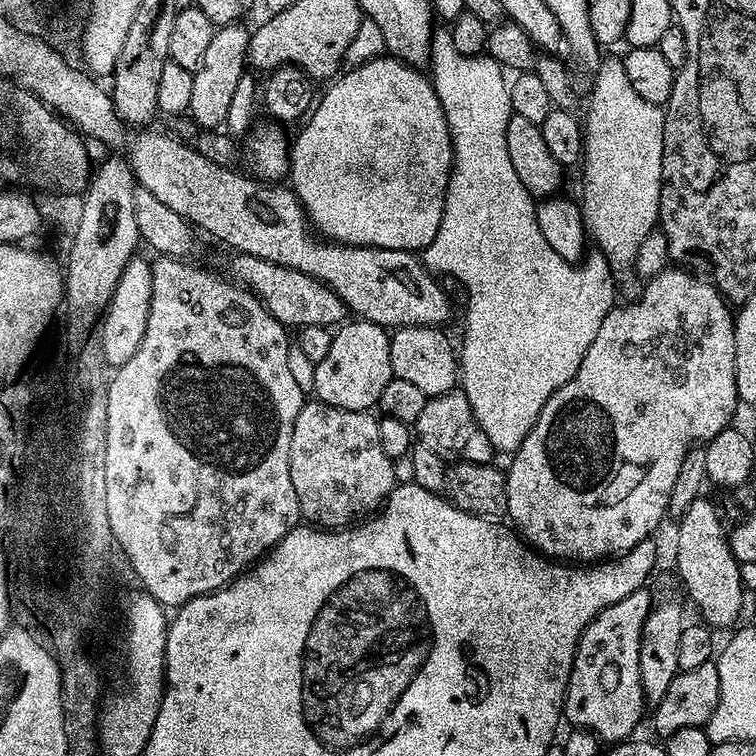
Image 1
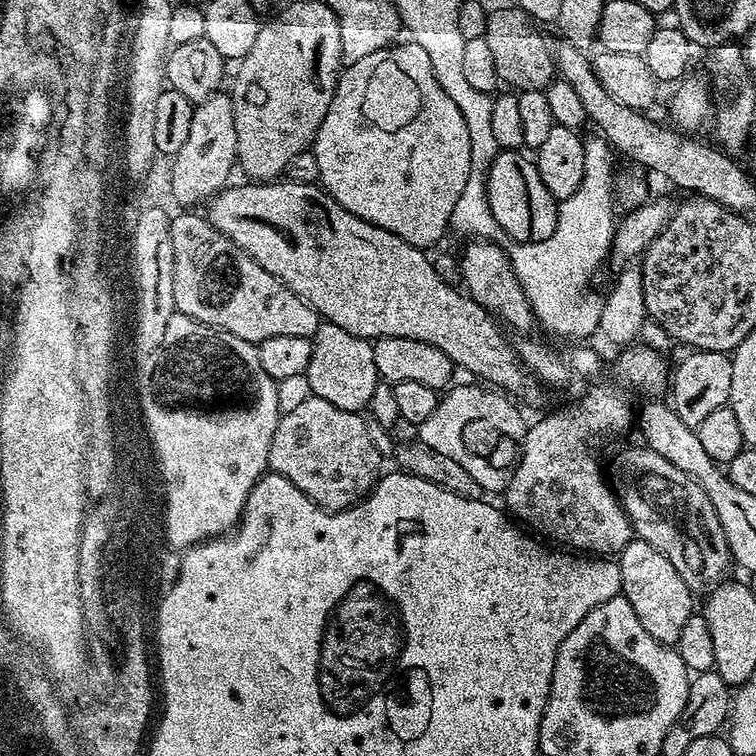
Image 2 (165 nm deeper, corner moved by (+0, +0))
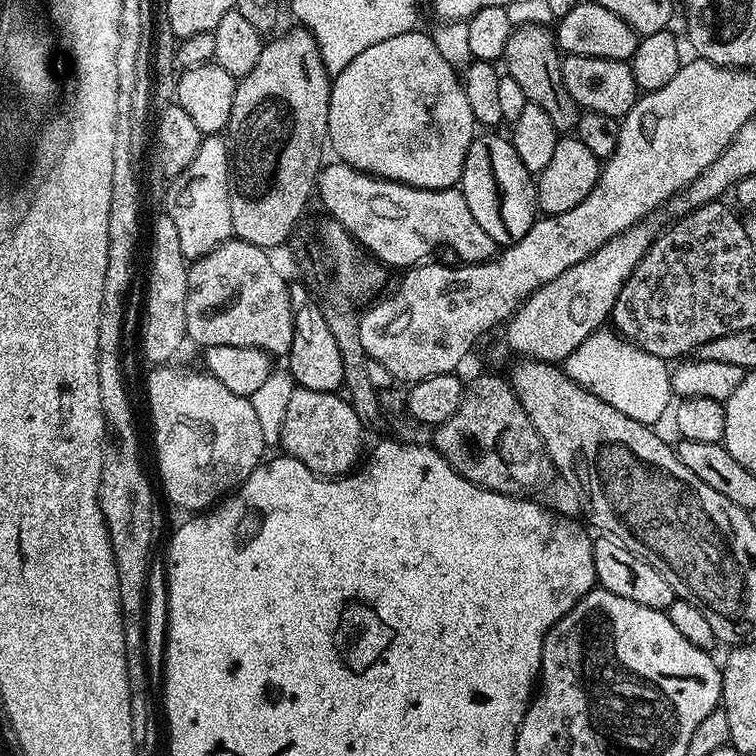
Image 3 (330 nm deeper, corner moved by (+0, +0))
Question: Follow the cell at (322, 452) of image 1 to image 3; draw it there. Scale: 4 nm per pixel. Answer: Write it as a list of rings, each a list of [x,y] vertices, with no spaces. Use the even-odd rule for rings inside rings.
[[[297,386],[286,405],[279,447],[287,455],[298,458],[298,462],[314,474],[335,478],[346,476],[357,467],[361,459],[360,439],[364,434],[366,428],[360,424],[357,414],[343,395],[340,397],[336,392],[319,392]]]

